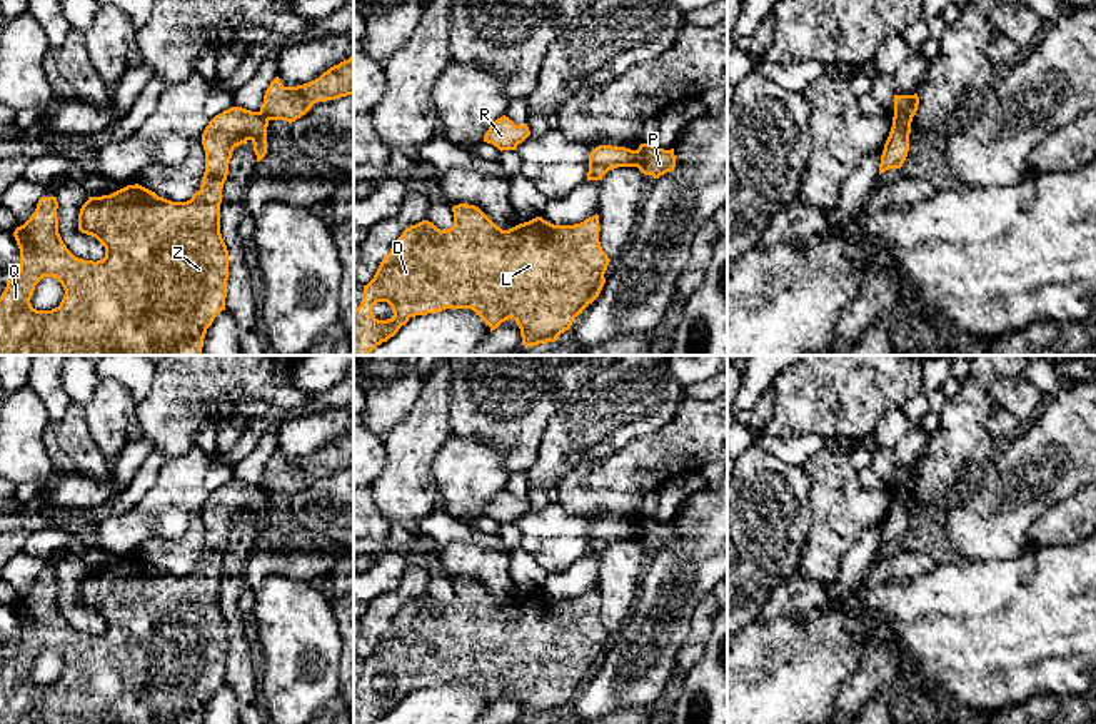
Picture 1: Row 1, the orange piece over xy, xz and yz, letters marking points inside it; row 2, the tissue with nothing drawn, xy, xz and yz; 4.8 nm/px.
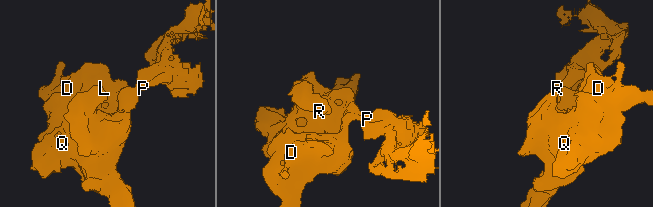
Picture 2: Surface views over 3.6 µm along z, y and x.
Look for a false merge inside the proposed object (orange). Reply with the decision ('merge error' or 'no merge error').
merge error

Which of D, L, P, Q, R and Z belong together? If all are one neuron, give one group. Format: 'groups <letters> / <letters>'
groups D L Q R Z / P

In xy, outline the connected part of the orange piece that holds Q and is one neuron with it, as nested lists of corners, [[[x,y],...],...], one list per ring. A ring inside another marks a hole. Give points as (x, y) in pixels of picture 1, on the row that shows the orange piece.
[[[230,107],[215,115],[202,133],[205,172],[200,190],[187,202],[172,202],[135,184],[110,195],[88,197],[78,214],[78,230],[105,247],[102,260],[75,257],[58,234],[57,197],[42,197],[32,217],[15,229],[20,270],[8,275],[0,297],[0,355],[202,355],[214,319],[225,310],[229,250],[220,234],[222,189],[235,147],[250,140],[257,162],[267,153],[269,118],[260,112]],[[43,277],[57,279],[65,295],[58,307],[37,310],[30,299]]]

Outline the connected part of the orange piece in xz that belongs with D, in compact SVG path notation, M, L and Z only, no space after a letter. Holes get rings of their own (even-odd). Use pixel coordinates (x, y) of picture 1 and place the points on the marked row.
M459 204L452 207L452 212L454 224L447 230L437 229L429 220L405 229L382 259L374 279L364 285L362 302L354 310L354 355L369 355L377 345L394 337L410 317L445 309L474 310L490 327L490 332L512 319L520 329L525 347L556 342L561 334L571 329L574 319L599 297L611 259L599 242L597 214L574 225L554 225L535 217L502 230L475 205ZM377 302L387 302L394 315L379 320L372 312Z

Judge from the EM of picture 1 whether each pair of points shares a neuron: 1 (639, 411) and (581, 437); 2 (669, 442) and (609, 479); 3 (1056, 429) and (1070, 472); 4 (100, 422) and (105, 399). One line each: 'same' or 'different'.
1: same
2: same
3: same
4: same

